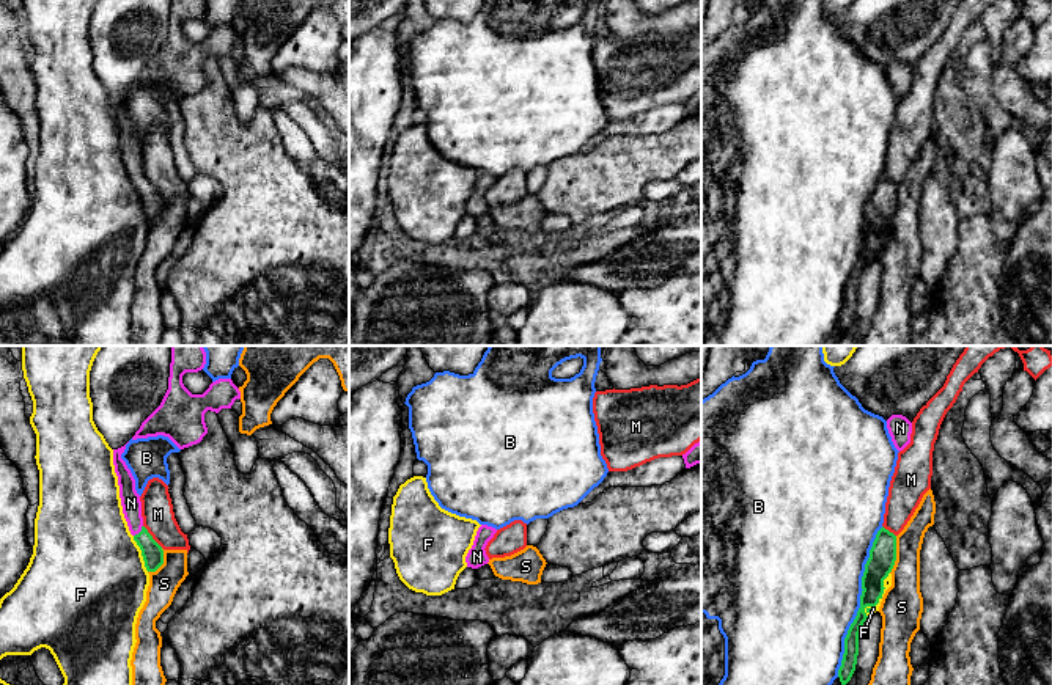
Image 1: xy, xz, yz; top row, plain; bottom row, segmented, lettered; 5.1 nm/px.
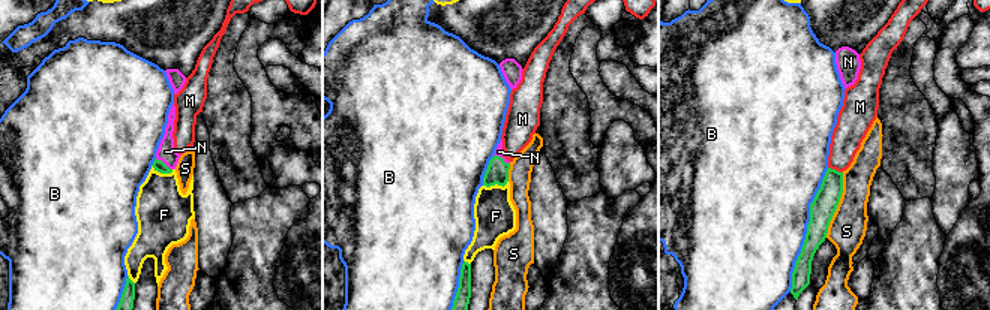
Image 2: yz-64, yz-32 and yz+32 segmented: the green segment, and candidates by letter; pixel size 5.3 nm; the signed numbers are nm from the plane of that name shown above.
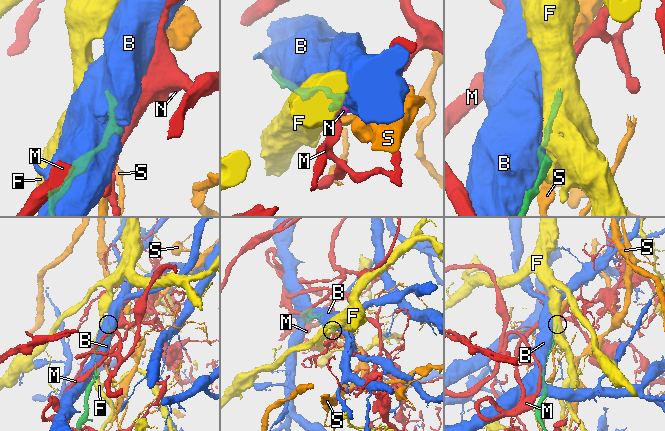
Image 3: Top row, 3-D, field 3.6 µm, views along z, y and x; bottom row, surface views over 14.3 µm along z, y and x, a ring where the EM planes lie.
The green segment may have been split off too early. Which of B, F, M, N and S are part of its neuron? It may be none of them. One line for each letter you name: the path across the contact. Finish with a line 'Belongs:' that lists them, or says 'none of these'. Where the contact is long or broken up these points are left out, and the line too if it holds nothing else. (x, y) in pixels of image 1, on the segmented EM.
N: across xy (153, 555), (140, 531), (131, 503)
Belongs: N

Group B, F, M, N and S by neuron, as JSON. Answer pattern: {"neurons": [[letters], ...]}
{"neurons": [["B"], ["F"], ["M"], ["N"], ["S"]]}

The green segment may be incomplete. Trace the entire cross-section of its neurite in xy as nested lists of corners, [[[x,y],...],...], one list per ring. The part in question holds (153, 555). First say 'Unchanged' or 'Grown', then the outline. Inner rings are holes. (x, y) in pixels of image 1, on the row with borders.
Grown. [[[126,445],[113,449],[113,465],[118,476],[123,514],[134,540],[142,550],[146,570],[156,572],[164,564],[164,550],[143,526],[142,501],[135,490],[135,479],[126,462],[121,459],[124,449]]]

